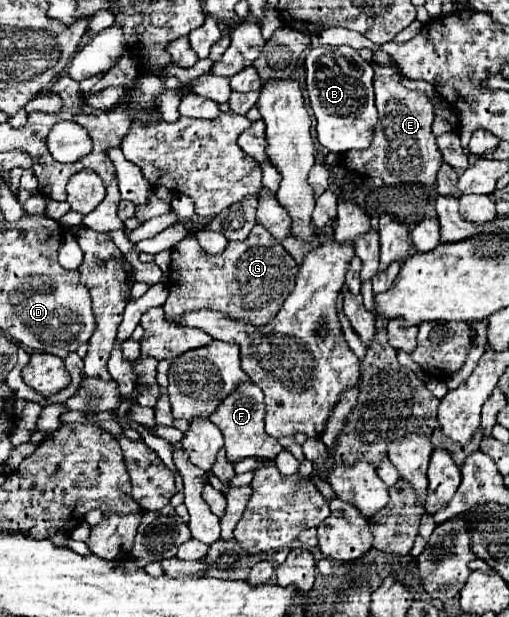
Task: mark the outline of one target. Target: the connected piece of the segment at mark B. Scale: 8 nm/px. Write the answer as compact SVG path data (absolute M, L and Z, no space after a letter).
M319 46L305 56L309 104L317 118L317 140L331 152L367 148L377 124L373 98L373 68L351 46Z

